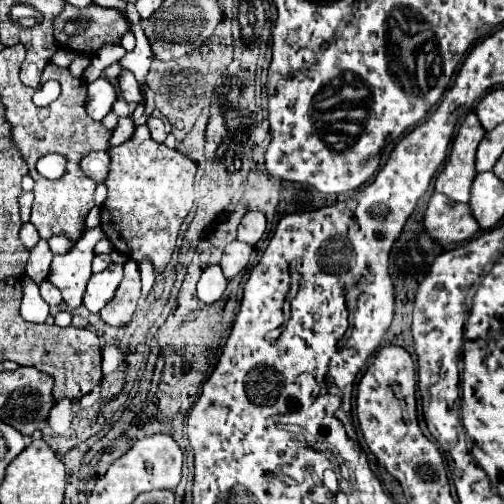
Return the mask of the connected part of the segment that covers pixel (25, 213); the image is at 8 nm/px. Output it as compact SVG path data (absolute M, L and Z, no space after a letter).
M23 191L23 193L19 195L19 209L21 209L21 219L23 219L23 221L29 221L31 203L33 203L33 191Z

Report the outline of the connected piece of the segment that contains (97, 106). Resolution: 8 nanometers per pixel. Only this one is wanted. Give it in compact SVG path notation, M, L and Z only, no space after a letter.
M99 77L97 81L87 85L87 113L91 119L101 121L109 111L113 101L117 99L115 87L111 81Z

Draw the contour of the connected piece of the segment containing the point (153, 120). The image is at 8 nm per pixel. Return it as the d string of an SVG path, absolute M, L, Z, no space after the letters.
M149 117L147 125L149 125L149 129L151 129L151 137L153 137L153 141L157 141L157 143L165 143L165 139L167 139L165 123L163 123L161 119L157 119L157 117Z

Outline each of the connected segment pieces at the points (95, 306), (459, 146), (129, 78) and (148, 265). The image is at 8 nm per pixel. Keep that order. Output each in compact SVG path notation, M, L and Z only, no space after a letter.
M111 263L105 271L95 273L89 279L85 297L83 297L83 305L91 311L91 313L99 313L105 303L115 295L117 285L121 283L123 277L123 265L121 263Z
M469 113L459 127L459 133L453 141L449 161L443 171L437 175L435 191L445 193L453 201L467 203L471 197L471 181L475 179L475 153L477 145L485 135L483 125L475 113Z
M121 71L119 77L117 77L117 83L119 83L119 91L121 91L121 97L127 101L127 103L139 103L141 101L141 93L139 93L139 85L133 77L131 71Z
M143 257L143 259L139 261L139 269L141 269L141 281L143 281L143 297L145 297L145 295L151 291L153 283L155 283L157 271L155 271L155 267L153 267L153 263L151 263L151 259L149 259L149 257Z

